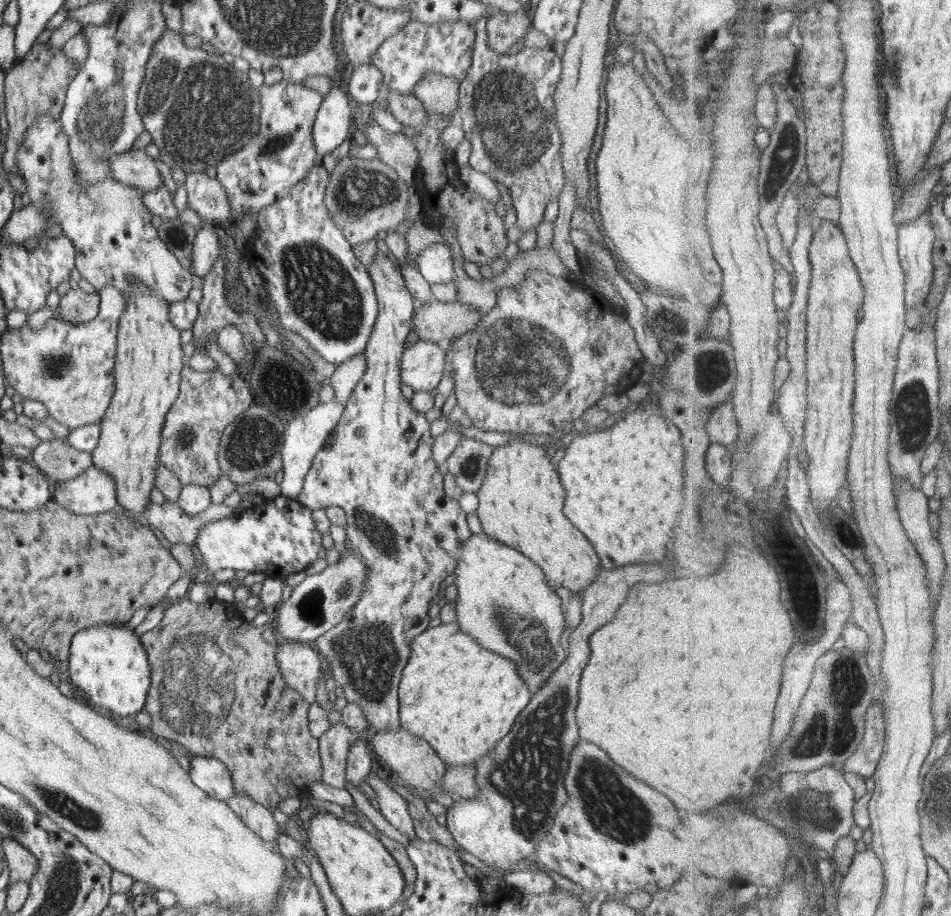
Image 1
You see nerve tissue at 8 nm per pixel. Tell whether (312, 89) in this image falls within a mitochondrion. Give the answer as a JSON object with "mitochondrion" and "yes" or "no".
{"mitochondrion":"no"}

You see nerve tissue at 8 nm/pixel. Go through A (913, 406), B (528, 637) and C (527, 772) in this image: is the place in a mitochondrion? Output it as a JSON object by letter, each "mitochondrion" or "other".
{"A":"mitochondrion","B":"mitochondrion","C":"mitochondrion"}

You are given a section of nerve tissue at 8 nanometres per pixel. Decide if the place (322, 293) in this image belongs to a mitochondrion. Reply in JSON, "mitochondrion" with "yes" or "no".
{"mitochondrion":"yes"}

